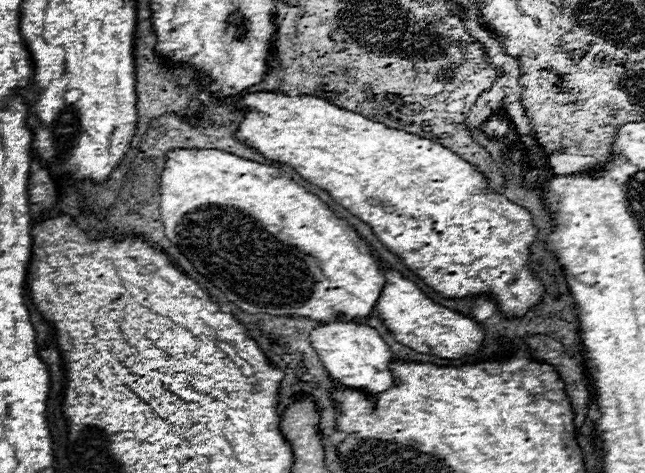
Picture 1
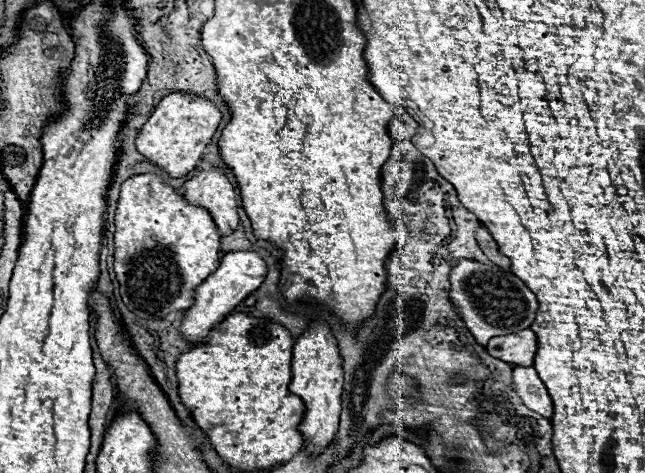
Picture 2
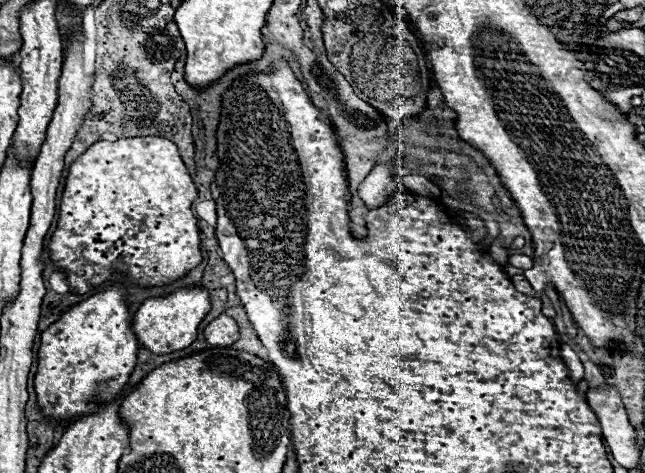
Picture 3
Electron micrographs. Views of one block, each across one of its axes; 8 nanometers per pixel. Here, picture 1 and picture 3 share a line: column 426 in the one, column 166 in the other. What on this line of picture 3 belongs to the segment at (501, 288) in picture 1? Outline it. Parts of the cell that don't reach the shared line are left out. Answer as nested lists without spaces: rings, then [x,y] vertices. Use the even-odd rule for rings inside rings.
[[[160,136],[120,138],[116,142],[100,140],[80,154],[66,176],[60,200],[60,220],[48,242],[50,260],[64,270],[72,294],[86,294],[112,278],[112,270],[134,278],[138,286],[164,286],[202,262],[200,230],[190,206],[198,190],[178,154],[174,142]]]

